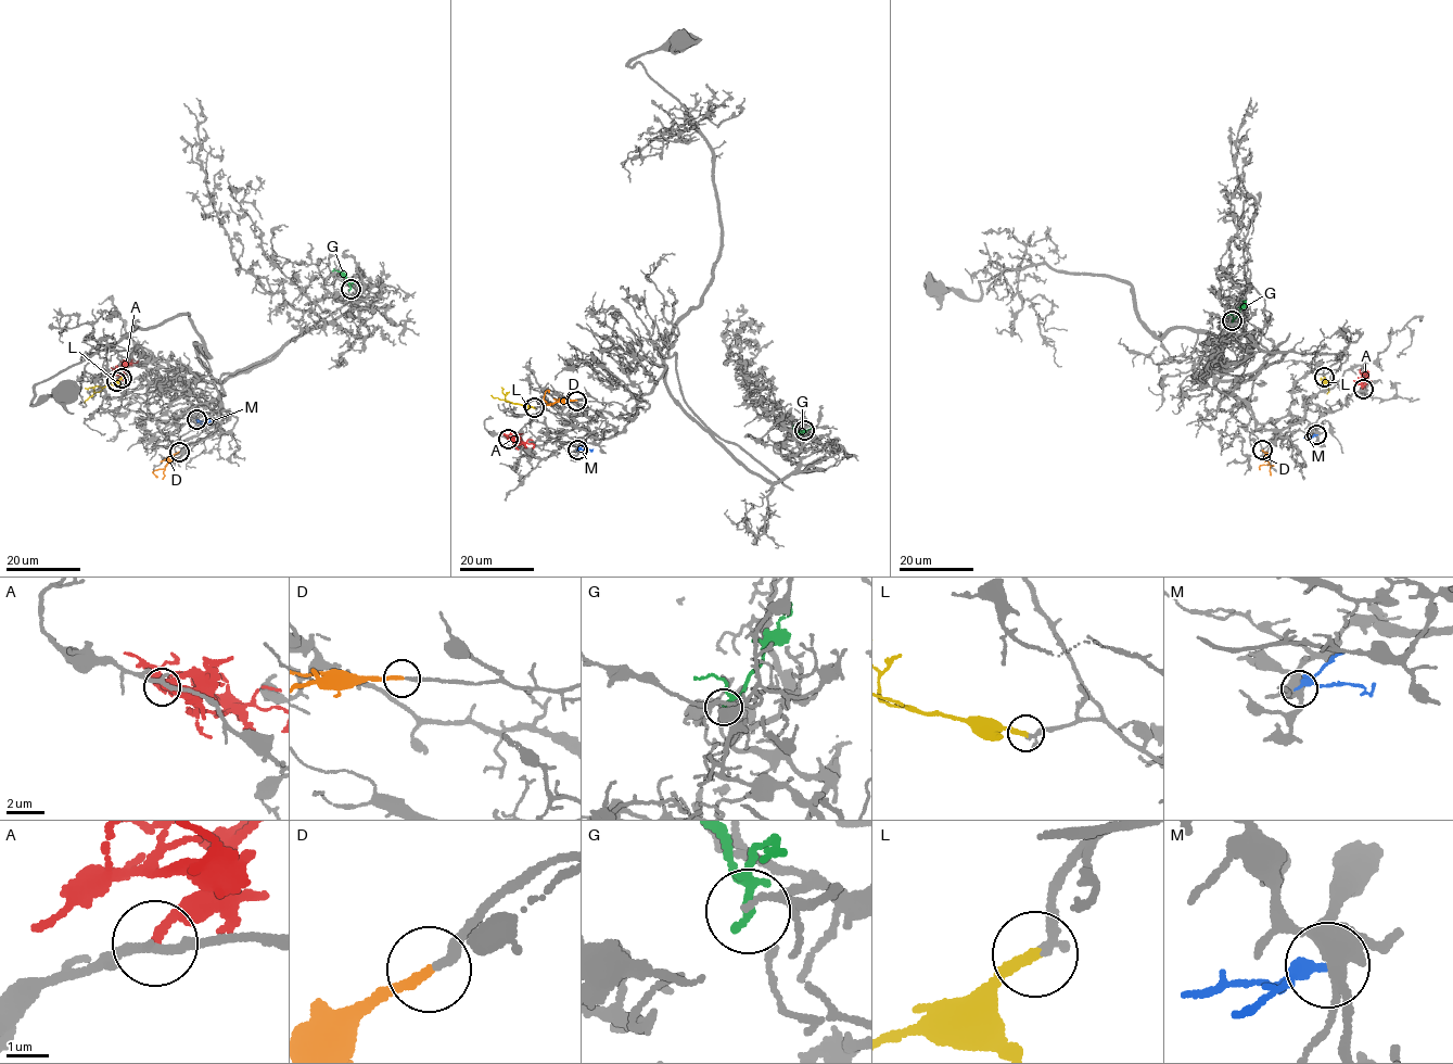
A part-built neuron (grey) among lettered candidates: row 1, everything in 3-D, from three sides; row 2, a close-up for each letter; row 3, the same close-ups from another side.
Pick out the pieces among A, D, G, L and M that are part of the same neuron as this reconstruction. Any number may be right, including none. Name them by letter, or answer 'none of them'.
D

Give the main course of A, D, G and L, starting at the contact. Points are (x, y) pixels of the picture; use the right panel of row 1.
A: (1363, 388), (1361, 383), (1365, 375), (1361, 375), (1366, 374)
D: (1262, 450), (1269, 464), (1273, 465), (1260, 466), (1260, 470)
G: (1233, 320), (1245, 302), (1241, 300)
L: (1324, 377), (1329, 390), (1326, 393)

